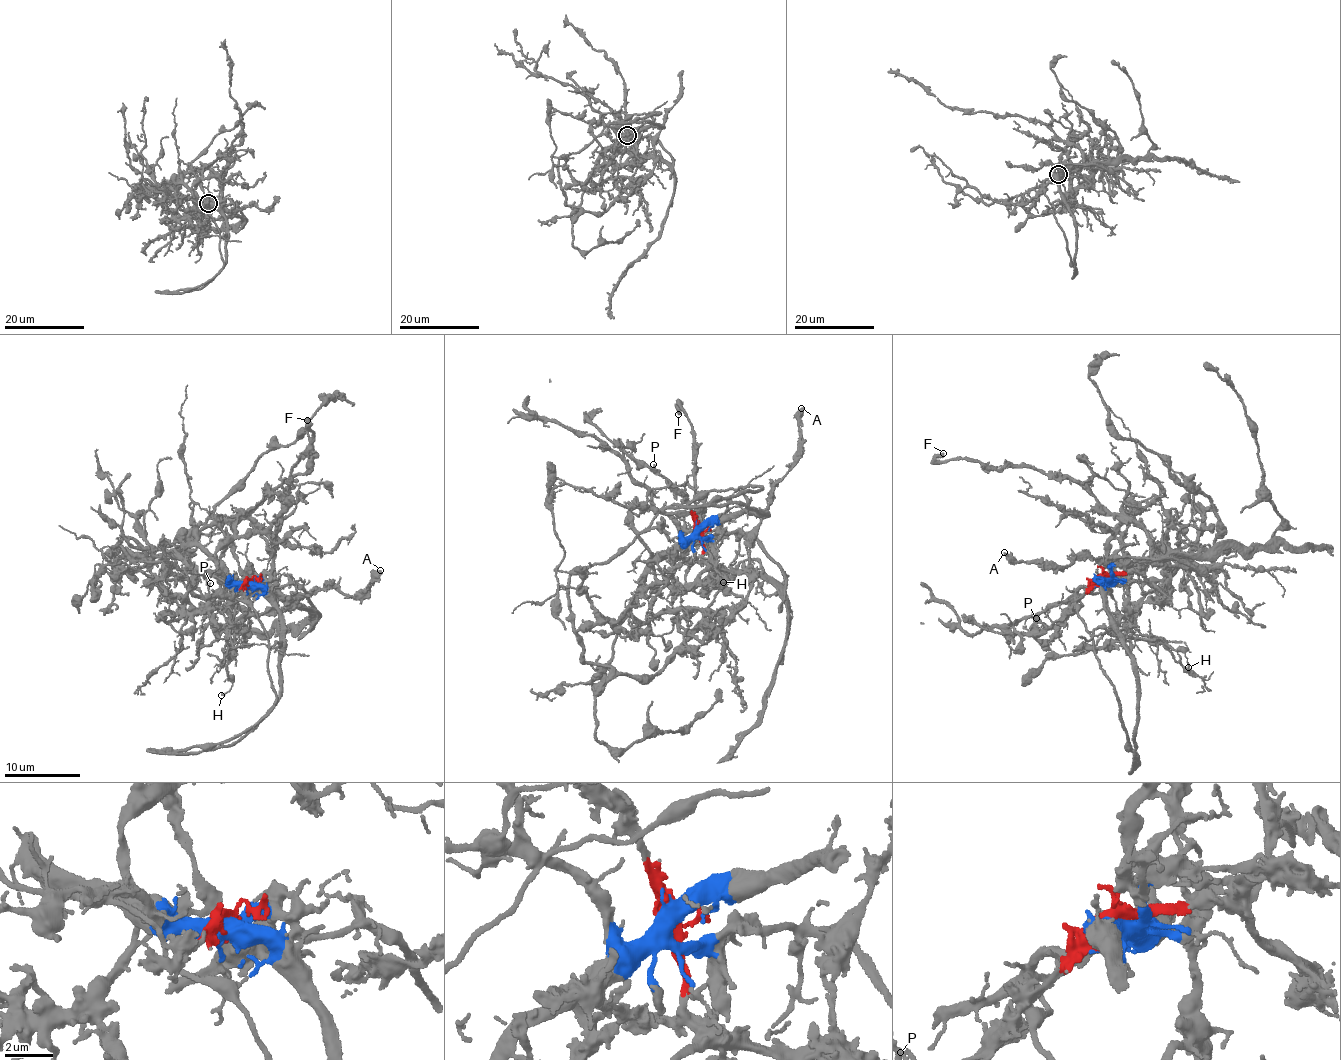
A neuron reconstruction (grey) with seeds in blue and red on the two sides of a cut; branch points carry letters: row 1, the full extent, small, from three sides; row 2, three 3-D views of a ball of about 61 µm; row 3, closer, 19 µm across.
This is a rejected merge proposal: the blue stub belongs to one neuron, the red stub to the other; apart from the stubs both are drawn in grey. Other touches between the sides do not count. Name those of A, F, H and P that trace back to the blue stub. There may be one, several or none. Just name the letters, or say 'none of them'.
H

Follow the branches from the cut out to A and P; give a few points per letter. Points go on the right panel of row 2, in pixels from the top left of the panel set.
A: (1104, 576), (1137, 569), (1150, 557), (1111, 564), (1079, 557), (1061, 567), (1012, 560), (1003, 552)
P: (1104, 576), (1051, 625), (1035, 618)

